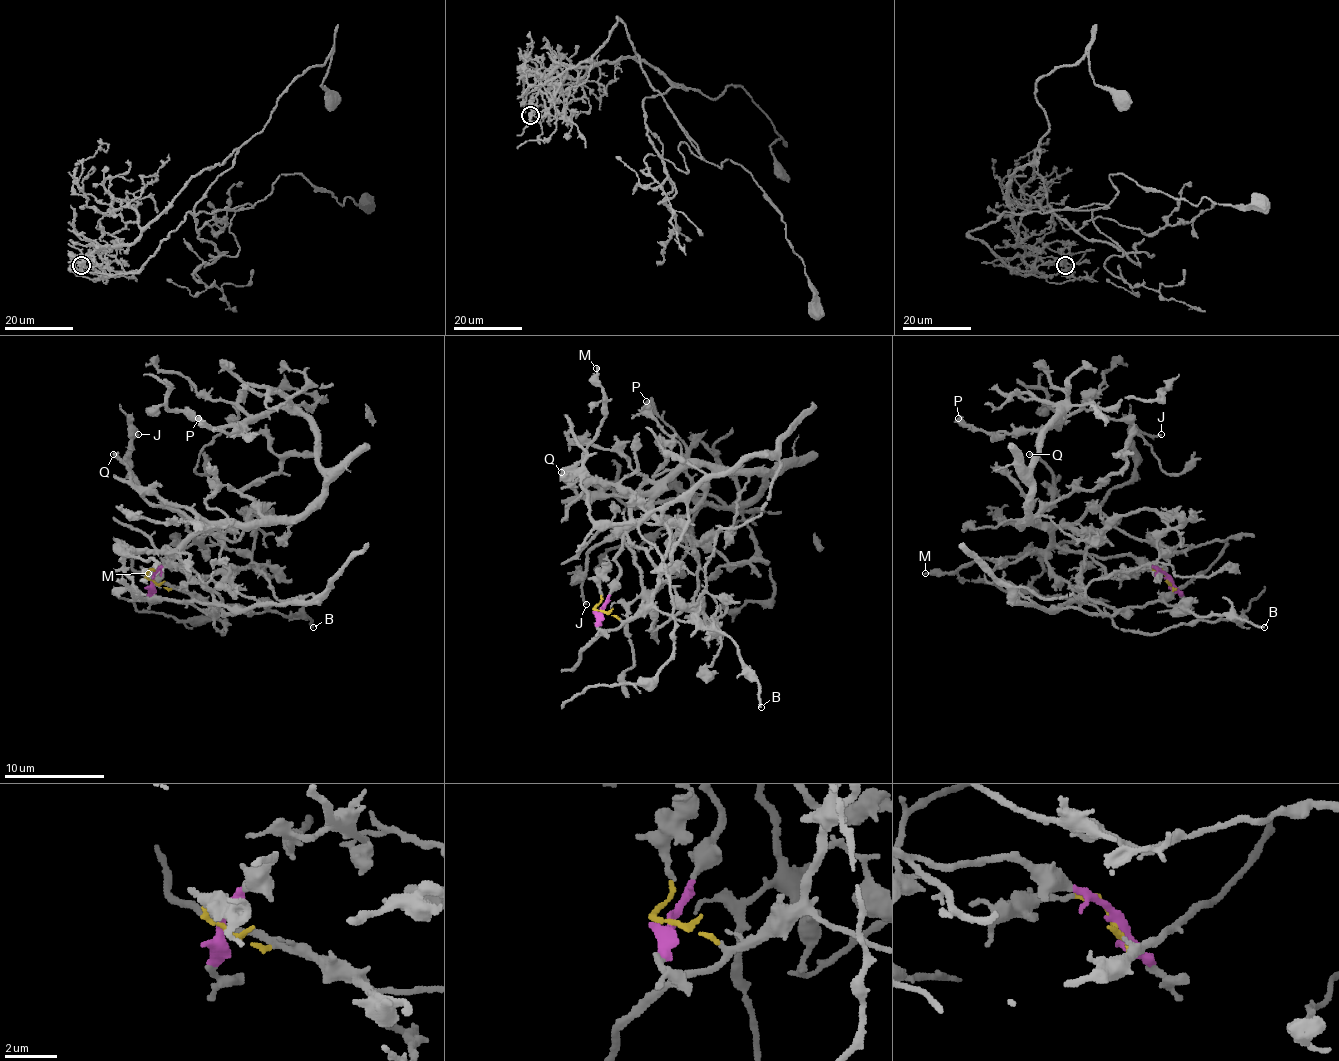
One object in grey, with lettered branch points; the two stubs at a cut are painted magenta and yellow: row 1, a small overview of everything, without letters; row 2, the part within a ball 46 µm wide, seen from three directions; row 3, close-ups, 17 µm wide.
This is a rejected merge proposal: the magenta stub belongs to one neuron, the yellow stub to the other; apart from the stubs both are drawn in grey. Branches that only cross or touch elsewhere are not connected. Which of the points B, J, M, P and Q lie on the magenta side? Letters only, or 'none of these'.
J, M, P, Q

